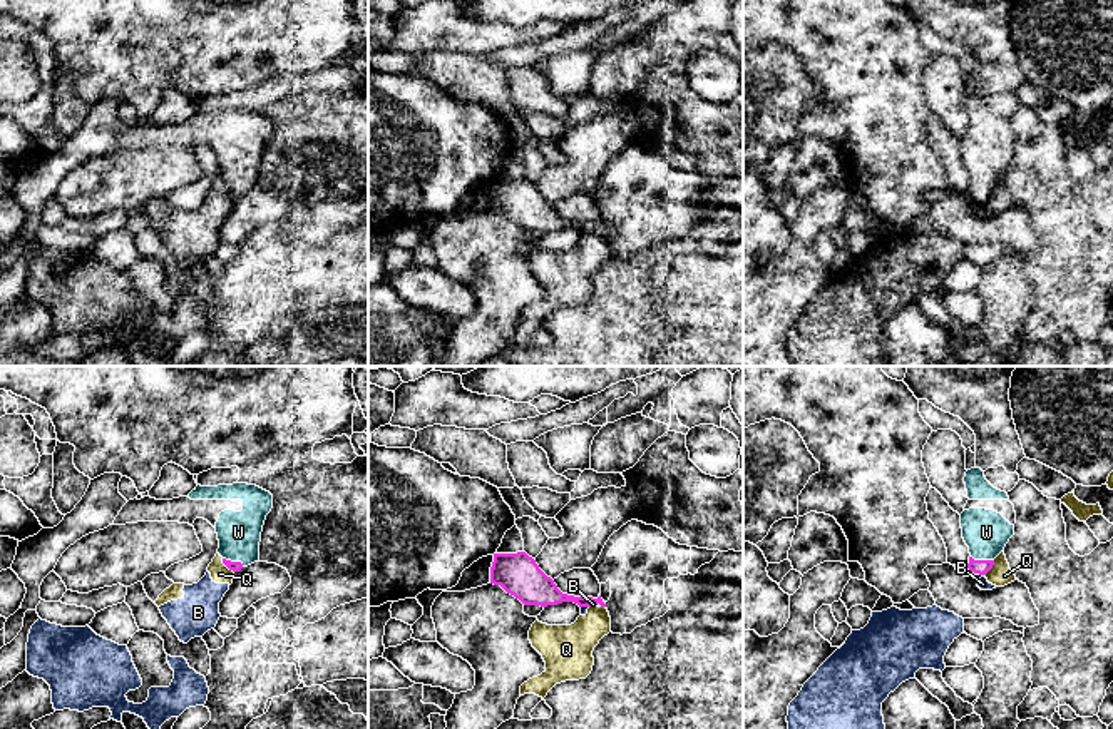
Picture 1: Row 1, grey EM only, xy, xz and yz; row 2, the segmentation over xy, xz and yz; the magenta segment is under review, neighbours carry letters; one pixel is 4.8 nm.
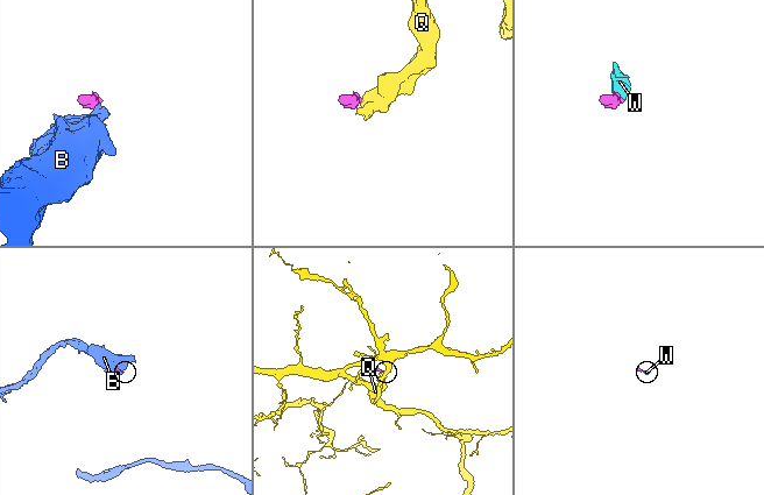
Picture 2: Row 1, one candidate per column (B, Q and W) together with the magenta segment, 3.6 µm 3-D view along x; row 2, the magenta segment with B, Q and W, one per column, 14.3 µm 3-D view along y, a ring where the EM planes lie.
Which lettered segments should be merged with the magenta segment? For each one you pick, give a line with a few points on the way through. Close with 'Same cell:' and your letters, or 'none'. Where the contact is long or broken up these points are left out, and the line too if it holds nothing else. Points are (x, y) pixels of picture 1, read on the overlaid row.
W: way yz (981, 567), (983, 560), (986, 532)
Same cell: W

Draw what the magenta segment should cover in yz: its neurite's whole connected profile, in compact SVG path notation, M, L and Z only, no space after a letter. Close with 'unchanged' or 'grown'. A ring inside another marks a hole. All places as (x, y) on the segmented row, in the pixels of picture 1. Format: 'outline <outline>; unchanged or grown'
outline M981 468L967 470L964 483L969 500L961 528L971 553L967 568L984 575L1014 535L1016 512L1008 493L994 488Z; grown

